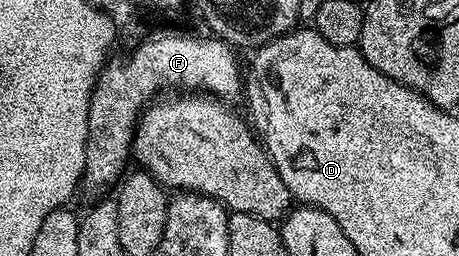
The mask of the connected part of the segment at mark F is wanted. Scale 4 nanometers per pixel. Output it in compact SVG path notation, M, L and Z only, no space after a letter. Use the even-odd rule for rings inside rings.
M164 32L161 36L149 35L132 49L133 52L125 60L109 59L96 78L96 89L92 92L88 111L85 185L93 184L100 188L103 184L115 185L121 179L122 173L129 167L128 160L130 164L132 139L136 137L140 113L148 107L153 97L163 93L160 92L163 88L199 90L217 98L229 98L240 92L237 53L219 38L208 34L187 36L184 32Z

